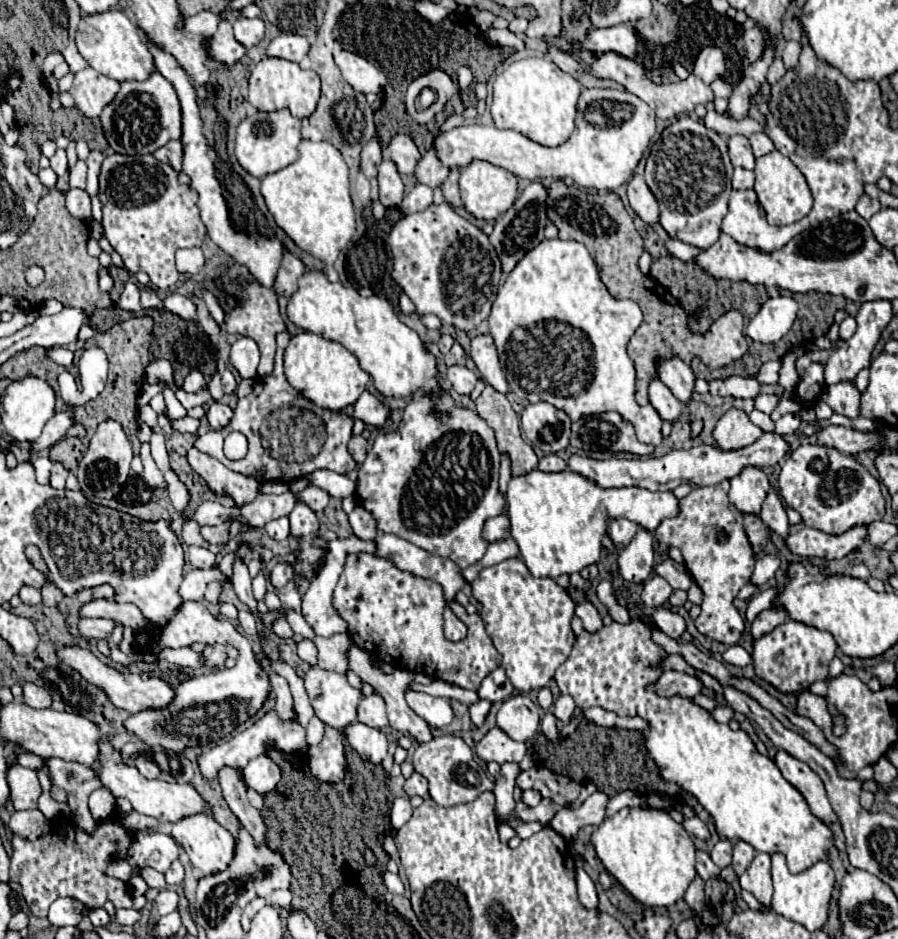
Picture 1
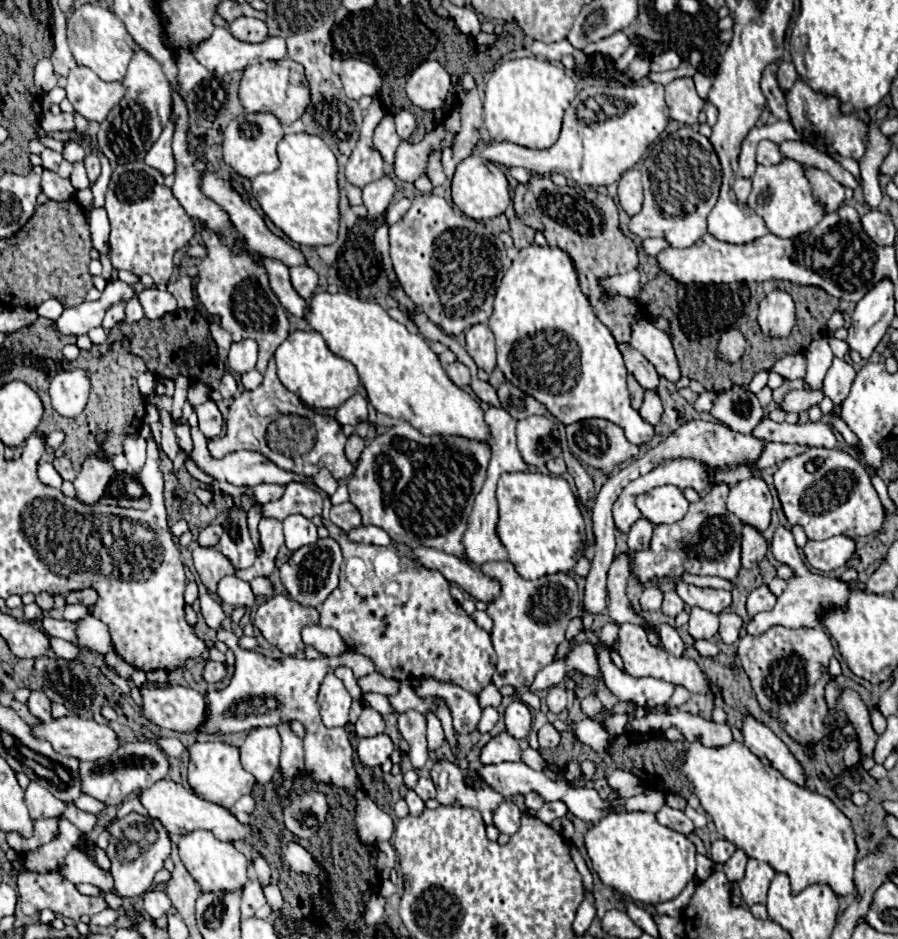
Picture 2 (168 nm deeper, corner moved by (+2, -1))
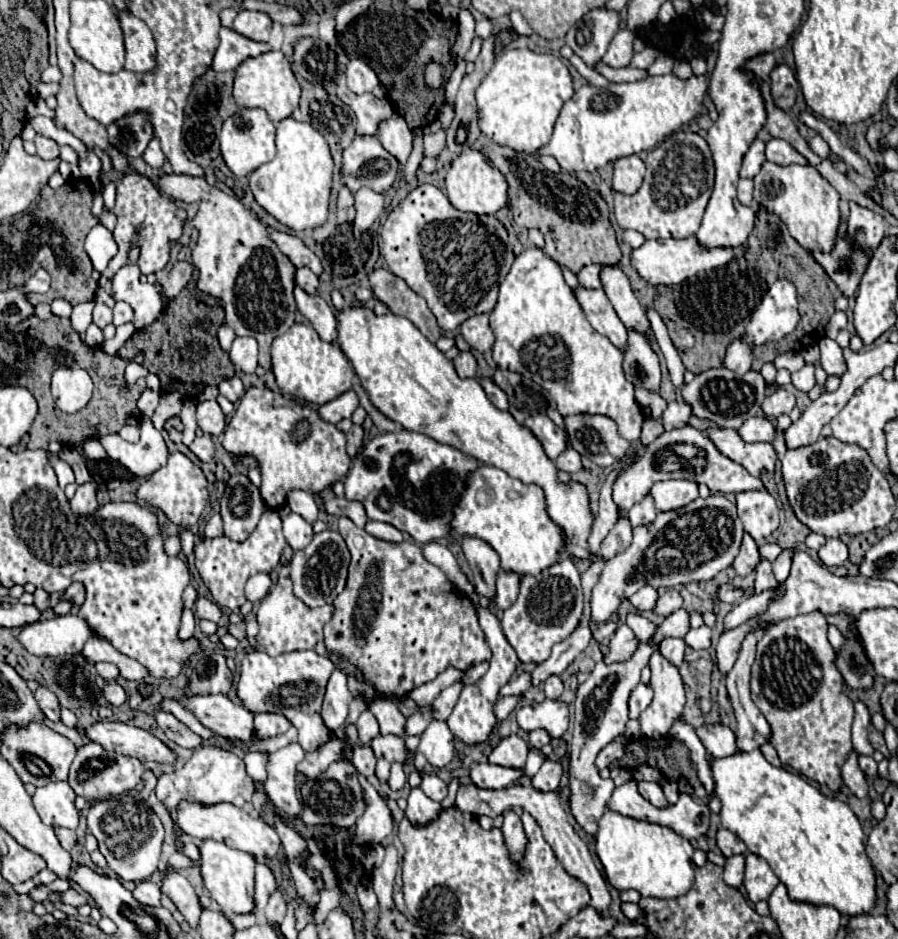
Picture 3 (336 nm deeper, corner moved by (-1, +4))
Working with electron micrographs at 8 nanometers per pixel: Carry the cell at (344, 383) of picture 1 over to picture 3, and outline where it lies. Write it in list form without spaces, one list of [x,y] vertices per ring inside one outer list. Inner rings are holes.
[[[295,323],[287,333],[279,335],[273,341],[271,359],[273,373],[281,391],[315,405],[323,405],[327,401],[337,399],[339,395],[351,389],[355,379],[355,369],[339,349],[339,345],[323,341],[317,331],[305,323]]]

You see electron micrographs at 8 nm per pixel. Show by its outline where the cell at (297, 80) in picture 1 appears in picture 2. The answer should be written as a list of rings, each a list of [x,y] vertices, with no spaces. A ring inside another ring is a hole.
[[[284,58],[284,60],[266,60],[254,66],[248,66],[240,80],[238,98],[246,112],[270,112],[274,114],[282,126],[296,122],[310,104],[310,90],[304,78],[304,66],[298,62]]]

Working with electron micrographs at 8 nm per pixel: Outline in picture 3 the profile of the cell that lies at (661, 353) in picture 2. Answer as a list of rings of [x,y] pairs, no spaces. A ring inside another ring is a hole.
[[[605,265],[601,271],[601,281],[603,281],[603,291],[607,293],[609,301],[613,303],[613,307],[615,307],[619,319],[625,323],[625,327],[631,331],[643,333],[649,339],[647,331],[651,329],[651,323],[631,289],[627,275],[617,267]]]

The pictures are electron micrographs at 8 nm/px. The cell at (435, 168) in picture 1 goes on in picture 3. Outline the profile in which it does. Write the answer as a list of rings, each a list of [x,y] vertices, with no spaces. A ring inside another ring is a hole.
[[[393,115],[387,123],[383,123],[383,127],[379,127],[377,139],[399,161],[401,167],[407,163],[413,143],[411,143],[411,129],[407,127],[401,115]]]

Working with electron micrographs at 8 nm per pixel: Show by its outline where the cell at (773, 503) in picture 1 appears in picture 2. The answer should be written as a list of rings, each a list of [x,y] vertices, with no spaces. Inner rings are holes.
[[[778,526],[774,540],[772,540],[772,552],[774,558],[786,566],[792,568],[792,576],[788,578],[788,586],[786,590],[778,596],[776,604],[772,610],[768,612],[758,612],[752,620],[748,620],[746,624],[746,634],[750,636],[760,636],[764,634],[768,628],[772,626],[786,626],[786,628],[822,628],[822,618],[824,612],[832,612],[832,608],[842,608],[848,602],[848,596],[852,594],[852,590],[866,590],[864,582],[856,582],[854,586],[850,586],[848,582],[840,580],[840,578],[828,578],[822,574],[812,574],[800,554],[800,548],[794,542],[794,536],[790,530],[786,530],[784,526]]]

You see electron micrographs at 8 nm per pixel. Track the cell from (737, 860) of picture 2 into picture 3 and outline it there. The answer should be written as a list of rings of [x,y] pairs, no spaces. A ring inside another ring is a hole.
[[[731,855],[727,857],[725,863],[725,883],[731,887],[739,887],[743,881],[743,871],[745,871],[745,857],[743,855]]]

